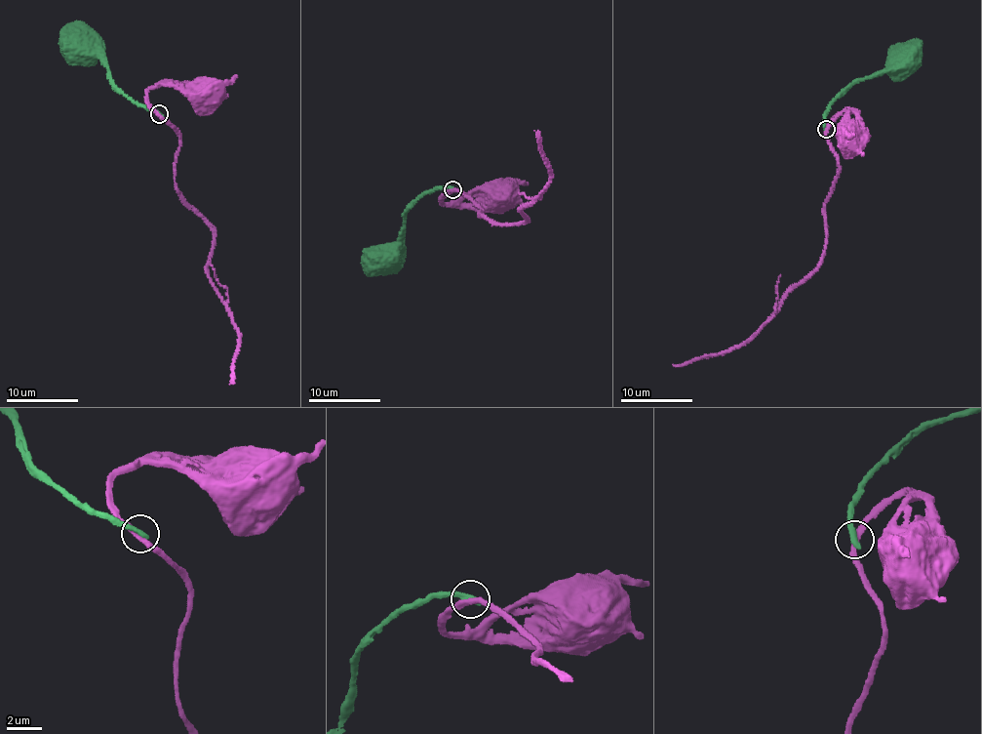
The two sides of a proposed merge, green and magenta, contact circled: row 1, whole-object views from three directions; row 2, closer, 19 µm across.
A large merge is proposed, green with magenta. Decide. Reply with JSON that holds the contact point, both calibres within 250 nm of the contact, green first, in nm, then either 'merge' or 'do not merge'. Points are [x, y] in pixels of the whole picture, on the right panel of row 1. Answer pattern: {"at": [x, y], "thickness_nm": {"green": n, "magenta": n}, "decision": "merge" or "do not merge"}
{"at": [826, 129], "thickness_nm": {"green": 340, "magenta": 300}, "decision": "do not merge"}

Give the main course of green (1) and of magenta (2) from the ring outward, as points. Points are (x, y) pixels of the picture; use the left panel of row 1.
1: (160, 114), (139, 106), (116, 86), (101, 60), (78, 55), (77, 48)
2: (160, 114), (148, 103), (147, 94), (155, 86), (181, 83), (202, 97)

